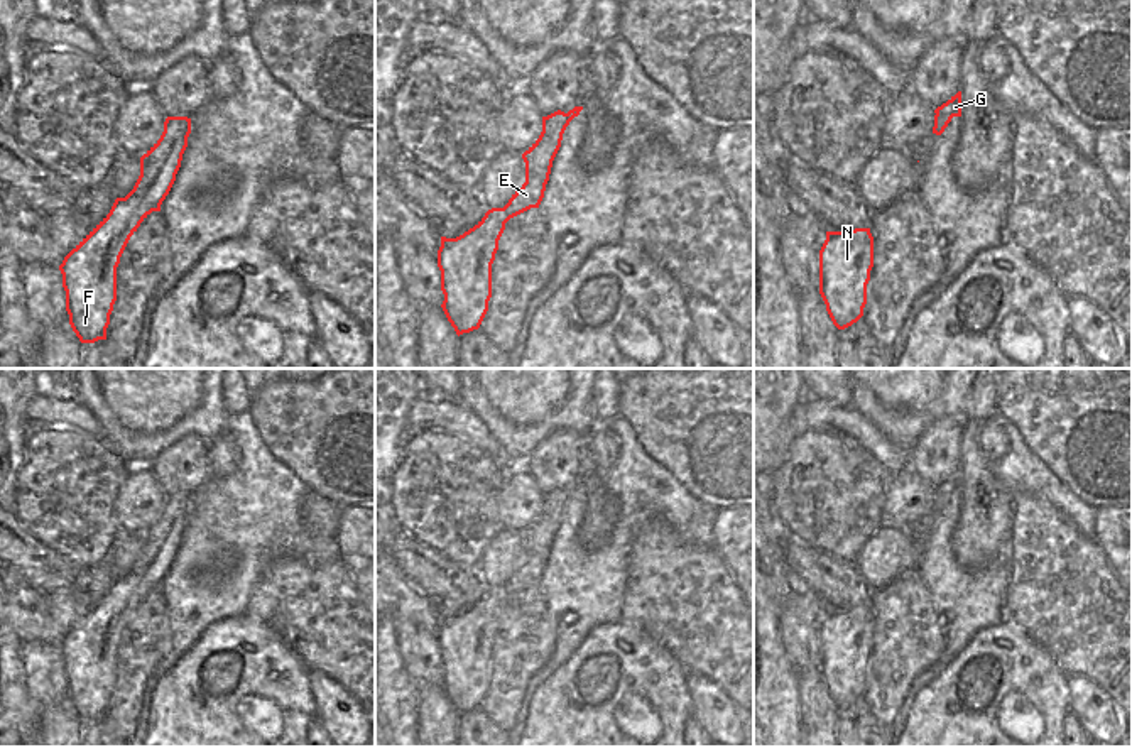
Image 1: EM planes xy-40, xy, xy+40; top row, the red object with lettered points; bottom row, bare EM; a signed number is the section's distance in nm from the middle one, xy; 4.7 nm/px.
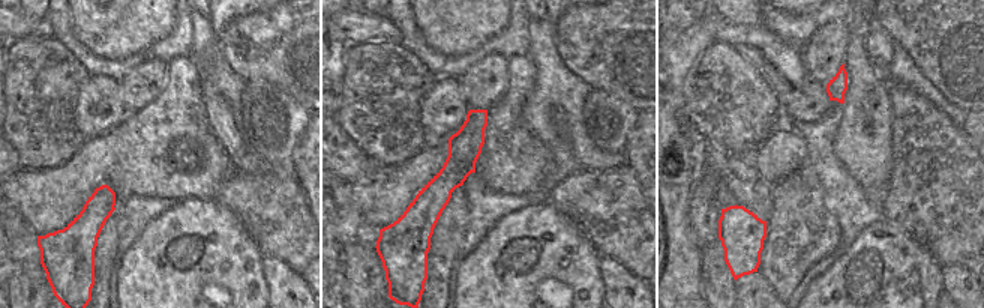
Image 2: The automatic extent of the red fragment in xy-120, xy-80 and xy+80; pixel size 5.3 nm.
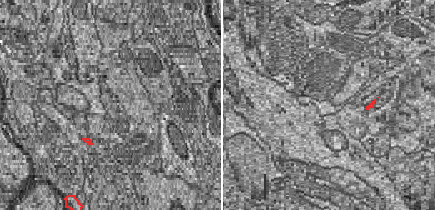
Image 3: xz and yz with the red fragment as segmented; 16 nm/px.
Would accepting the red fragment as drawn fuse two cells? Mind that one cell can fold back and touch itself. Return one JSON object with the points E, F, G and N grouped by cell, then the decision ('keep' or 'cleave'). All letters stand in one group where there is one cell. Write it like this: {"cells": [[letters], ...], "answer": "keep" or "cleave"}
{"cells": [["E", "F", "G", "N"]], "answer": "keep"}

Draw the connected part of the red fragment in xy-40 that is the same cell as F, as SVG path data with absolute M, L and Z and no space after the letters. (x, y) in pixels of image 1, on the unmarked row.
M167 495L161 517L140 536L140 554L125 576L64 635L59 649L69 703L81 722L106 718L117 679L117 646L140 602L169 573L191 512L191 497Z

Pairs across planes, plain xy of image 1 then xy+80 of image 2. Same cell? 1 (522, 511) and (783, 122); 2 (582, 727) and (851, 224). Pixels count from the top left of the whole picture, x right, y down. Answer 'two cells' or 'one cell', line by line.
1: two cells
2: two cells

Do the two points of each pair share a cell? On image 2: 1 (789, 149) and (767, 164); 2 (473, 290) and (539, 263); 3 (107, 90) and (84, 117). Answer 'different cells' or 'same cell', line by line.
1: same cell
2: same cell
3: same cell

